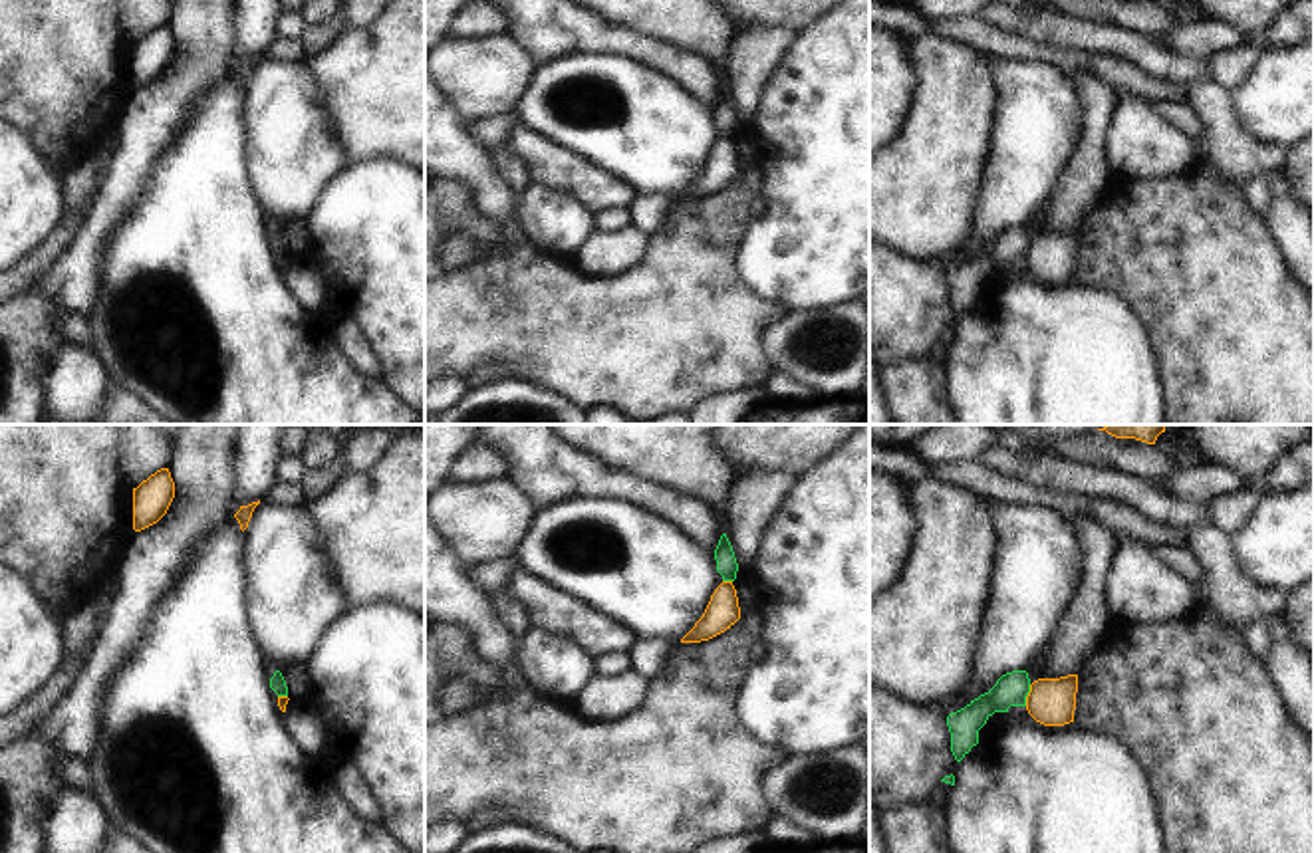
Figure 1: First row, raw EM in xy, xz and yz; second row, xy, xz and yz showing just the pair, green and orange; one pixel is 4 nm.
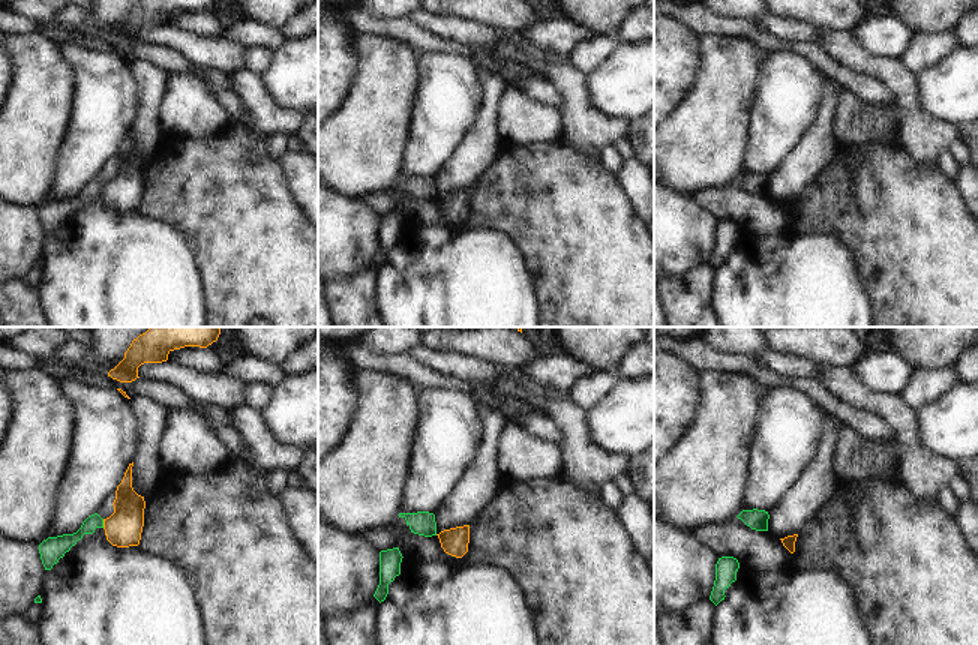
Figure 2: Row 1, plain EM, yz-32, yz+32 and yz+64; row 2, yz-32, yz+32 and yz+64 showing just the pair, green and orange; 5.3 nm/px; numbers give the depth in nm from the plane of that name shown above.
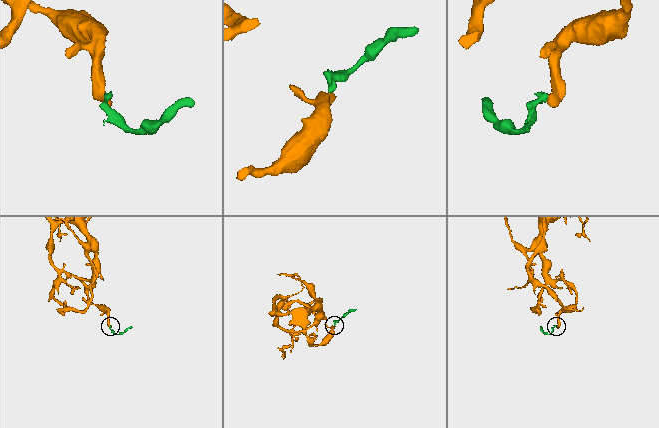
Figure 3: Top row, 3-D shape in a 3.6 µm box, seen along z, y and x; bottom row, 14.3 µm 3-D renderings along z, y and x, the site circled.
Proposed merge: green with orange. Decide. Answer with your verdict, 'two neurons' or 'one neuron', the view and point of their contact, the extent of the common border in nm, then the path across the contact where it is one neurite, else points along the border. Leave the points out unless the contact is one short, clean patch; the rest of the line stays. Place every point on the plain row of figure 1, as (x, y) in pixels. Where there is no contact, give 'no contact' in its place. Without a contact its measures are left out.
two neurons; meets green in yz at (1027, 250); contact 90 nm long; border along yz (1031, 241), (1025, 260)

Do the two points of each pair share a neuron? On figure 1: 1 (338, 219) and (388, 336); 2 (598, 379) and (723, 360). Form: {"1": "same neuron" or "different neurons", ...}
{"1": "same neuron", "2": "same neuron"}

